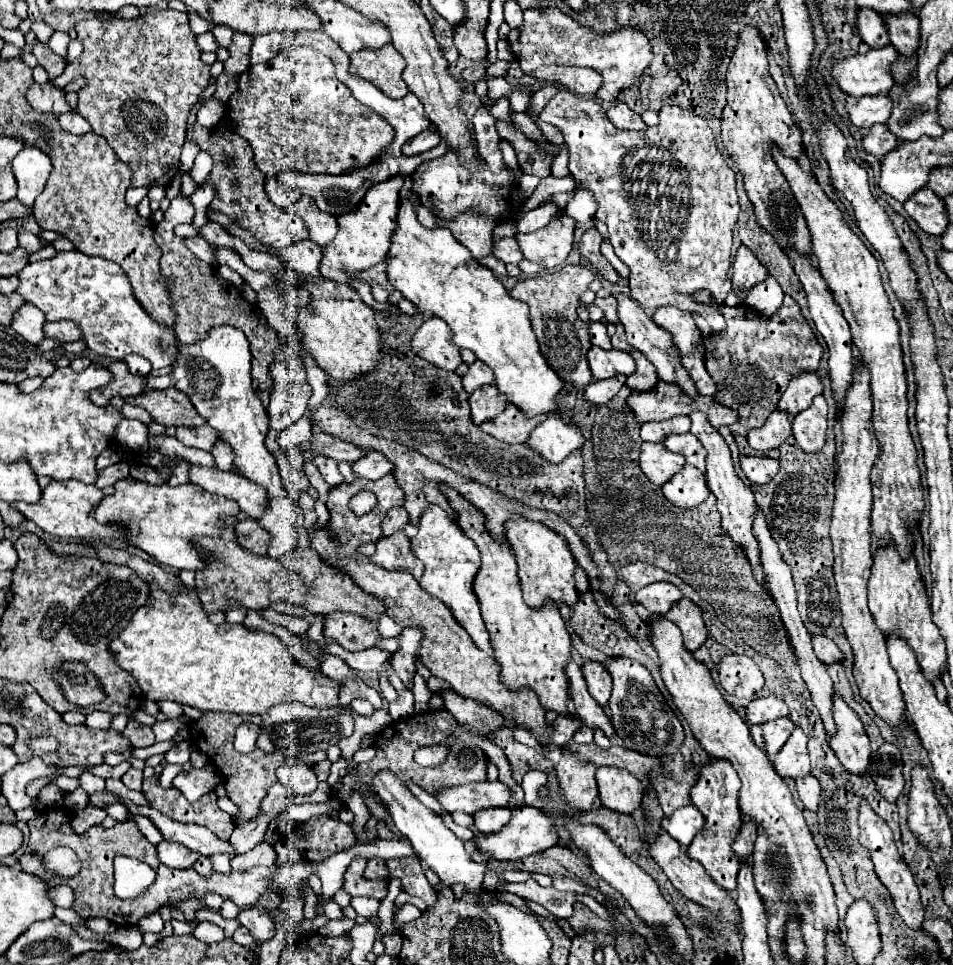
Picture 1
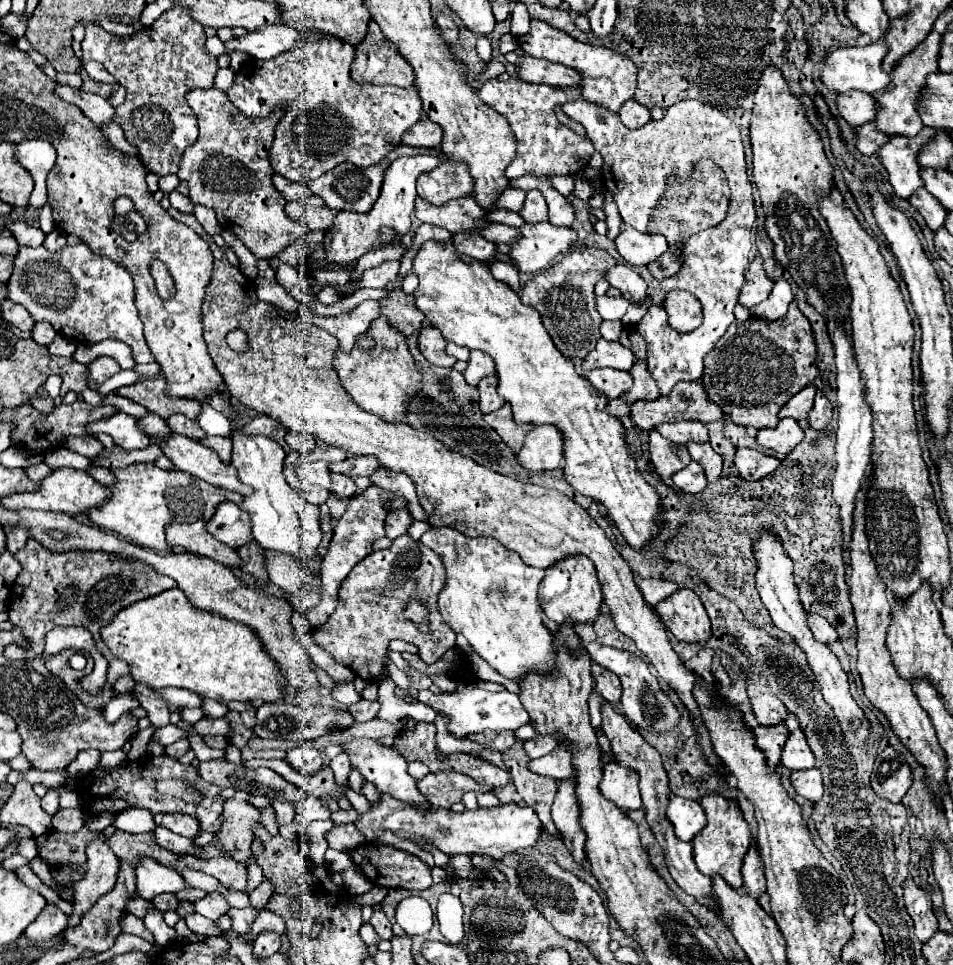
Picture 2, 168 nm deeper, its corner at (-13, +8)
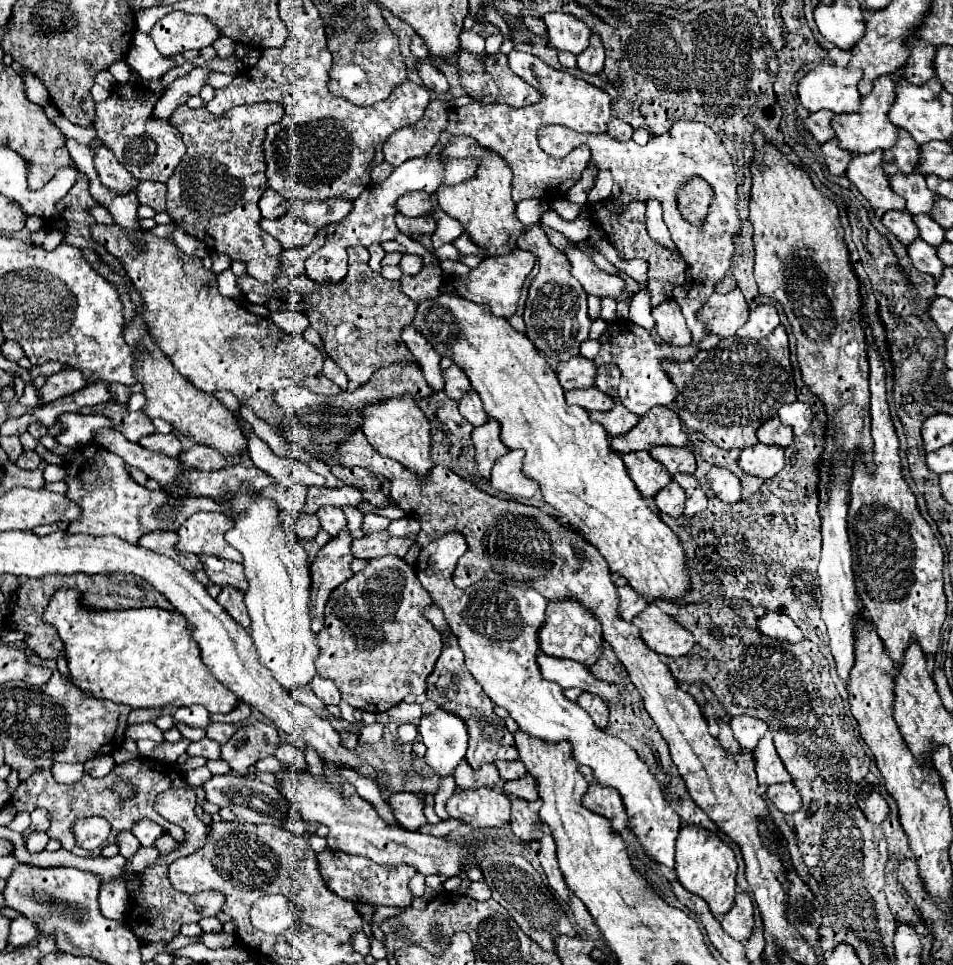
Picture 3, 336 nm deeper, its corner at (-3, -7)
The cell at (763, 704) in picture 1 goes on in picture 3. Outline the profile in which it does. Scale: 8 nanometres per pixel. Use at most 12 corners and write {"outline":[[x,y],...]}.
{"outline":[[749,715],[731,717],[741,749],[753,751],[769,731],[765,721]]}

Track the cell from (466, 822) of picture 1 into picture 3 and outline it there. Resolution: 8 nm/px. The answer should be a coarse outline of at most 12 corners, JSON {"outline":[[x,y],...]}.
{"outline":[[445,709],[421,715],[425,761],[443,777],[435,813],[449,819],[453,771],[469,745],[467,723]]}

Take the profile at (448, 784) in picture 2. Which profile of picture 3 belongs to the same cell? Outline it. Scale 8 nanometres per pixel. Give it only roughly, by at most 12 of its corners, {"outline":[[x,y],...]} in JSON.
{"outline":[[395,793],[389,797],[395,819],[417,831],[427,825],[425,795]]}

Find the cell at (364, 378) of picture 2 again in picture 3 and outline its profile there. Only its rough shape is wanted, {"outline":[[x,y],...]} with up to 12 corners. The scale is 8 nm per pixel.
{"outline":[[411,395],[367,403],[361,431],[417,475],[433,461],[429,421]]}

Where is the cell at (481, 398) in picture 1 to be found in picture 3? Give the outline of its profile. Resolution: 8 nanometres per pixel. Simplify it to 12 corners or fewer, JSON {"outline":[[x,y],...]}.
{"outline":[[477,391],[459,401],[461,415],[481,427],[487,421]]}

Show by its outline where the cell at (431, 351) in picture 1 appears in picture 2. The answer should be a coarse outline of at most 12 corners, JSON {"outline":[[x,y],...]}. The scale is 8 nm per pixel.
{"outline":[[423,328],[417,344],[433,366],[449,368],[457,360],[445,354],[445,338],[437,328]]}

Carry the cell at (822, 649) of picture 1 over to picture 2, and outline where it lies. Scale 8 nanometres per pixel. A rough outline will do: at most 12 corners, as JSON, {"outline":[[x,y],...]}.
{"outline":[[807,614],[815,640],[831,644],[835,628],[819,614]]}

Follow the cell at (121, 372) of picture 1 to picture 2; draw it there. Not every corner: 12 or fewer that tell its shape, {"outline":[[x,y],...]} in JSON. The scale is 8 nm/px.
{"outline":[[109,356],[87,364],[89,388],[117,374],[121,366]]}

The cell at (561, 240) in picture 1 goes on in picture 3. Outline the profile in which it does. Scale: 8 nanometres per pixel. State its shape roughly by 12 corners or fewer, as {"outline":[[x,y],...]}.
{"outline":[[515,247],[485,257],[441,291],[511,317],[537,259]]}

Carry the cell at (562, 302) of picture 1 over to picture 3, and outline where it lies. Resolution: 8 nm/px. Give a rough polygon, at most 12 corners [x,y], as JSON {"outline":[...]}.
{"outline":[[539,225],[517,247],[539,273],[525,301],[525,335],[551,361],[589,339],[587,295]]}

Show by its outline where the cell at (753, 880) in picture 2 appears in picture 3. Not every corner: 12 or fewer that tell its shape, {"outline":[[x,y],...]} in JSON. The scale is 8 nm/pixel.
{"outline":[[745,891],[735,895],[721,925],[733,939],[753,931],[753,903]]}

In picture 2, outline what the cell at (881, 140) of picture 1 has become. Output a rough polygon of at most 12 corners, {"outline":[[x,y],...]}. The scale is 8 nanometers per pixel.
{"outline":[[875,122],[855,128],[855,148],[873,156],[887,142]]}

